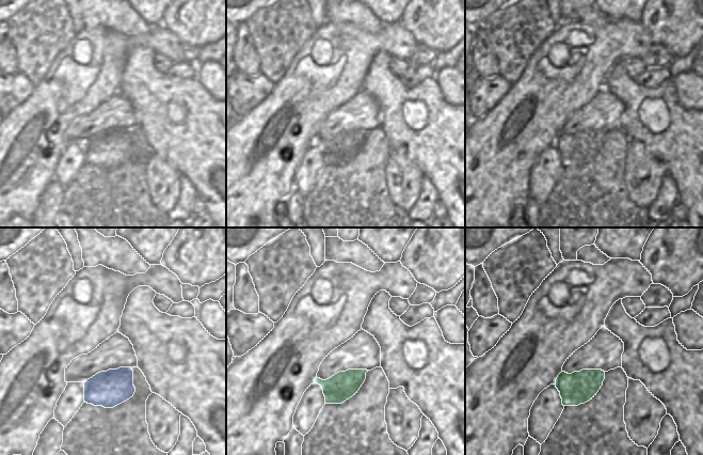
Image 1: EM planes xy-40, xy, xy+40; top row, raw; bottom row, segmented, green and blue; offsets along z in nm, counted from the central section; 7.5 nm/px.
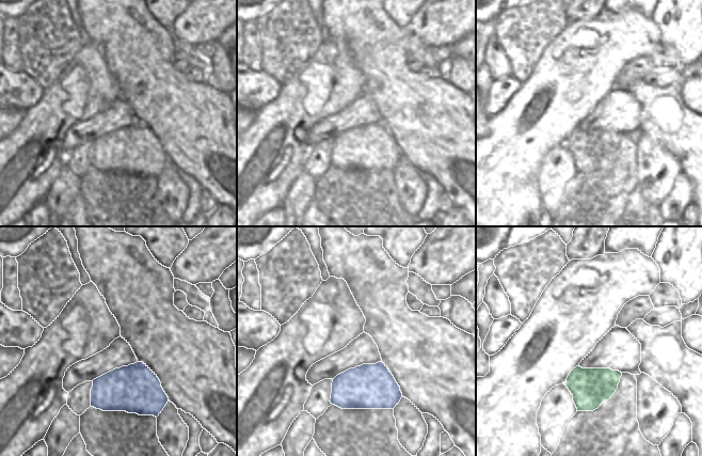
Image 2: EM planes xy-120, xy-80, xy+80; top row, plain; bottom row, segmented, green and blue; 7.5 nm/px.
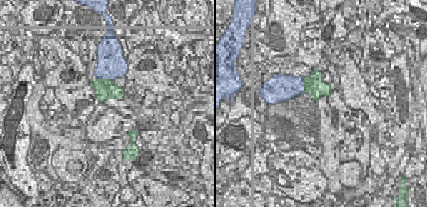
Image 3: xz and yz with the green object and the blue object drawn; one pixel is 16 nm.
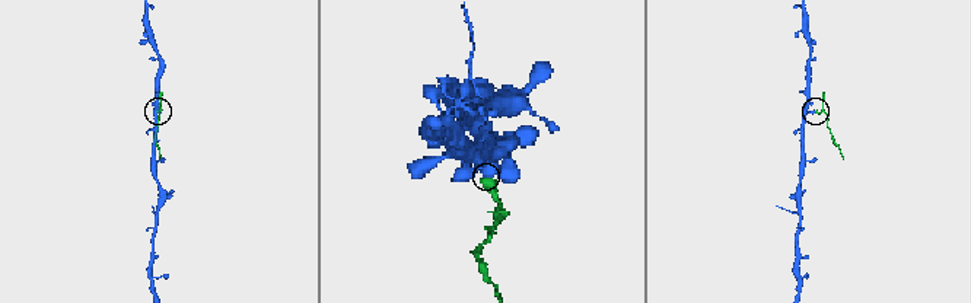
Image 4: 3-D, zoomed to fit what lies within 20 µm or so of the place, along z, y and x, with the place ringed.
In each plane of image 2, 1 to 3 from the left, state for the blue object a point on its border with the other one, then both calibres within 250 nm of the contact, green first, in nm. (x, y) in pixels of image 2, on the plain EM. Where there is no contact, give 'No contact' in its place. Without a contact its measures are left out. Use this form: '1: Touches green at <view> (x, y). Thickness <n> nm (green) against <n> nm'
1: No contact
2: No contact
3: No contact.

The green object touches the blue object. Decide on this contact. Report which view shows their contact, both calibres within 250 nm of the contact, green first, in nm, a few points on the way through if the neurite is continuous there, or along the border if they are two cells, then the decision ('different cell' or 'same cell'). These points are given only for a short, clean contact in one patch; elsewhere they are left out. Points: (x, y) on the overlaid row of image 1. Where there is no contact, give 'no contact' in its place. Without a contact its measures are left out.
no contact; different cell

